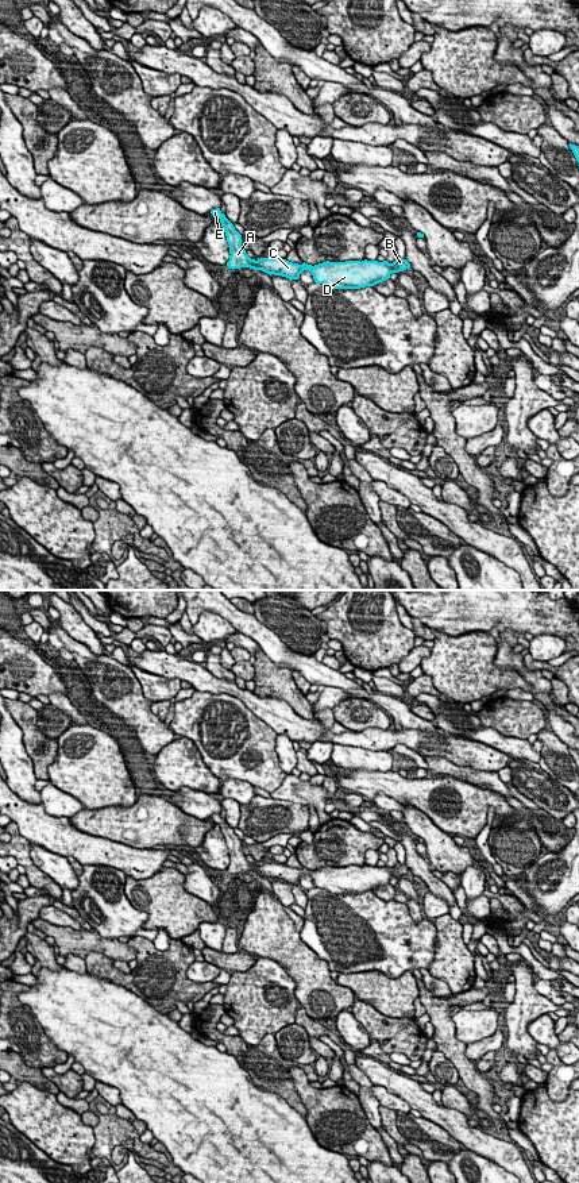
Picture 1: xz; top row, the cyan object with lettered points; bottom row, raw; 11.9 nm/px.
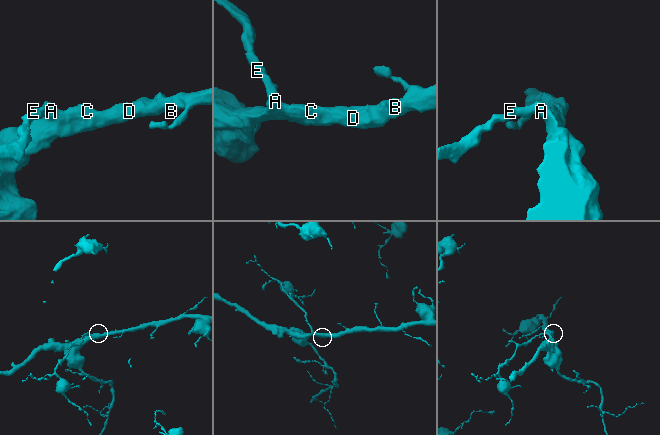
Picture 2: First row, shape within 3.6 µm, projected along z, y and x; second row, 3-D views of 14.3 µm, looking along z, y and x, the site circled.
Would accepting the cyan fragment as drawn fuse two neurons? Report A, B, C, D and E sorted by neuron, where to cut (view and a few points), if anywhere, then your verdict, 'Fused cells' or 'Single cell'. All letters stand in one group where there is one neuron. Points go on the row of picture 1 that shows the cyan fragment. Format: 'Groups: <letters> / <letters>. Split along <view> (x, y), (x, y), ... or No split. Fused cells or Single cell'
Groups: A B C D E. No split. Single cell

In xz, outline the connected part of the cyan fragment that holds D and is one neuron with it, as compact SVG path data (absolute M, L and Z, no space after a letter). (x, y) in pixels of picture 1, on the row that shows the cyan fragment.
M220 208L212 209L211 213L219 219L229 244L229 269L250 267L262 270L267 274L282 275L298 280L304 270L309 270L316 284L323 284L333 289L360 289L374 286L390 278L391 273L399 273L410 267L406 259L398 258L389 263L387 261L346 261L346 262L323 262L319 265L293 263L281 258L251 259L242 247L242 235L233 224L225 217Z

